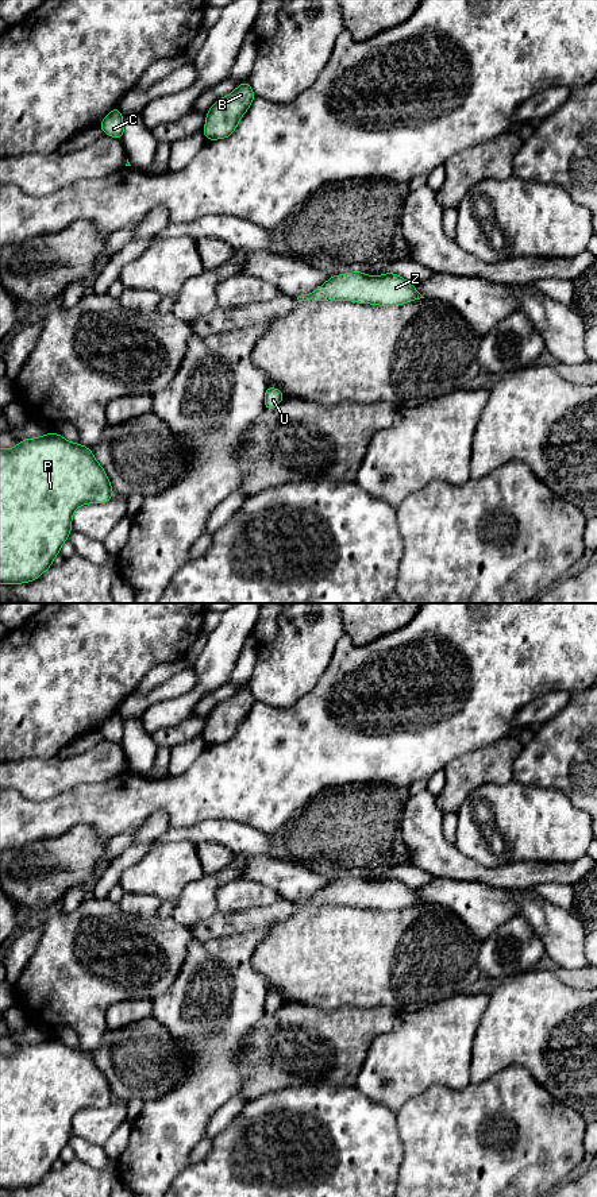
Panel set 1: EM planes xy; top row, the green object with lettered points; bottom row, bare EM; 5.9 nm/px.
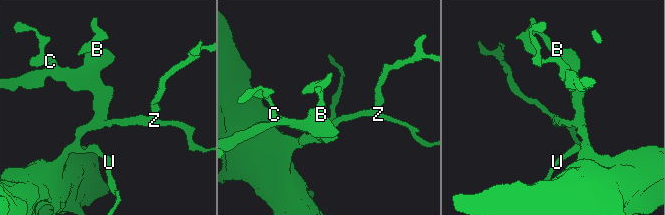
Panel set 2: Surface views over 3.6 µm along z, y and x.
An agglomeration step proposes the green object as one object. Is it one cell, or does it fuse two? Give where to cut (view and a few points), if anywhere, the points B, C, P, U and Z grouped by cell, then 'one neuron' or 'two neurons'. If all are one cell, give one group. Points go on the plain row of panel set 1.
no cut; B C P U Z; one neuron

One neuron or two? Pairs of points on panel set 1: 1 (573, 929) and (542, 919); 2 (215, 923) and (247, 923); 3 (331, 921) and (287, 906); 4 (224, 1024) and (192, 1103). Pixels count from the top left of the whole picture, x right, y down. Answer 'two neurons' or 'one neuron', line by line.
1: one neuron
2: one neuron
3: two neurons
4: one neuron

